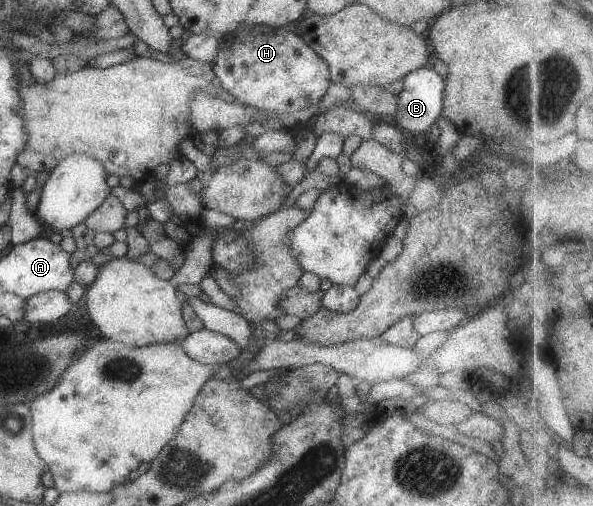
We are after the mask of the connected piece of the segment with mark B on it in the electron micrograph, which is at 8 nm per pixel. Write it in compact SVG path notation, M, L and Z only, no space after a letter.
M419 68L403 80L403 89L396 95L396 111L390 116L410 135L427 131L442 111L445 77L433 69Z

